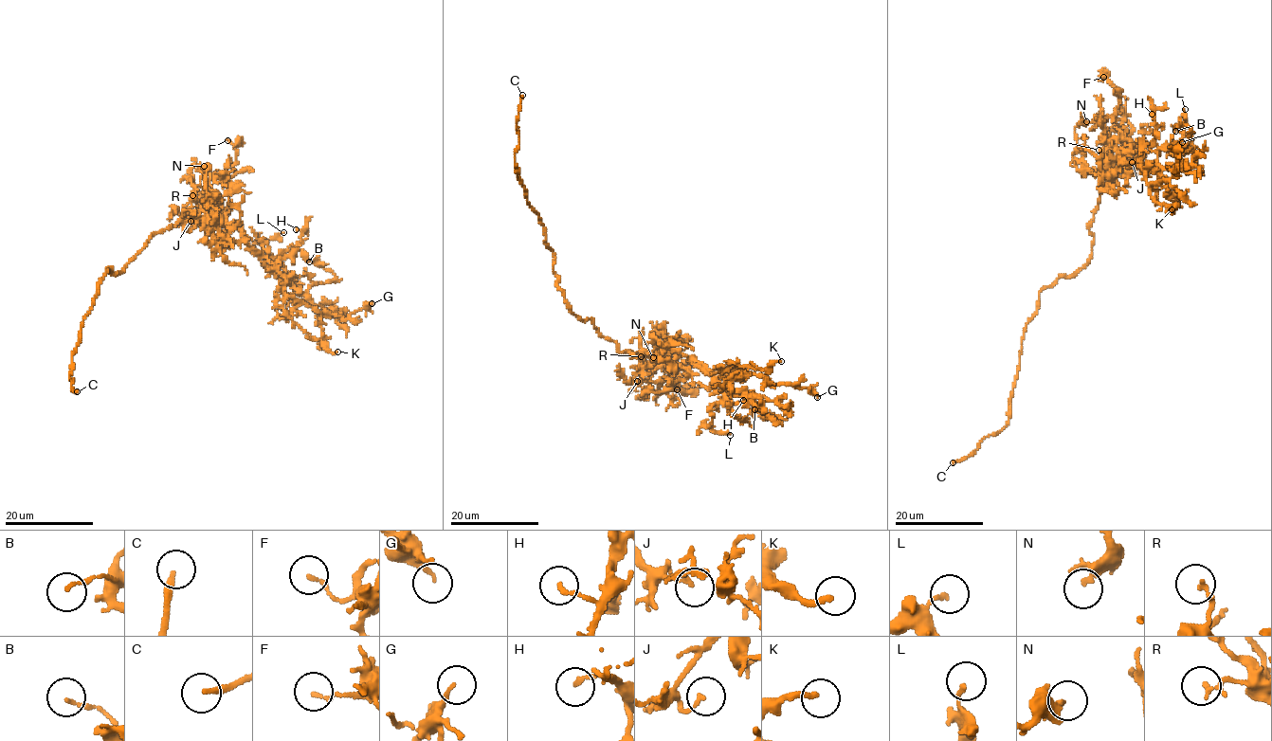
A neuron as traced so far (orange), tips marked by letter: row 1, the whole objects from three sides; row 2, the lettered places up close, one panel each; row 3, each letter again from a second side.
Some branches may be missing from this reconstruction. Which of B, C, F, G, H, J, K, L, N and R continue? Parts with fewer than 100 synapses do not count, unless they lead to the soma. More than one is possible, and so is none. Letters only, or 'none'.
C

